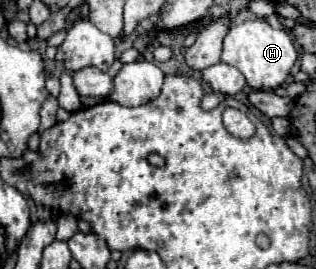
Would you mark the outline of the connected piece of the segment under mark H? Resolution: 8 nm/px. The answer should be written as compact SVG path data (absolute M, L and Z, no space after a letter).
M253 18L239 24L231 24L223 40L221 62L241 70L253 90L275 90L287 80L297 56L299 54L295 50L295 42L289 30L275 30L263 18Z

